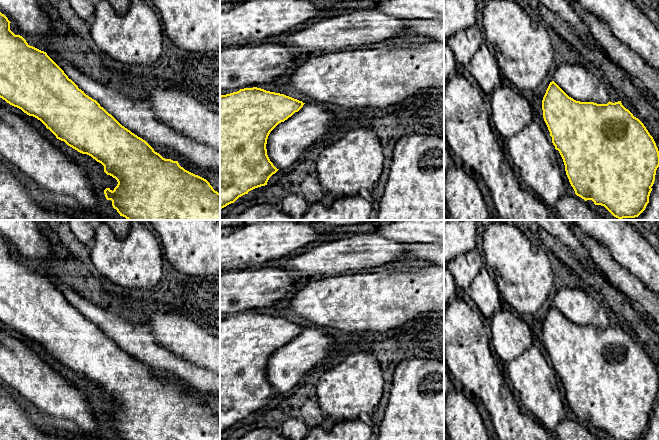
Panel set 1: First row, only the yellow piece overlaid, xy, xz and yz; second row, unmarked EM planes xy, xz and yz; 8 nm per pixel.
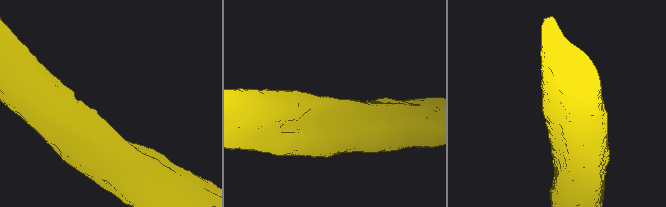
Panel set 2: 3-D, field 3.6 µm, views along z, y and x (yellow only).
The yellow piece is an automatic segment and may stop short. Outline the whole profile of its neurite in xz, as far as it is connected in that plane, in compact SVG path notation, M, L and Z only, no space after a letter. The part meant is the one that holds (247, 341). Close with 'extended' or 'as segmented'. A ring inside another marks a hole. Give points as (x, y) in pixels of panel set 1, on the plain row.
M257 311L244 312L220 320L220 433L234 427L249 415L267 409L269 402L279 394L267 379L268 360L279 347L298 336L304 328L302 325L284 318Z; as segmented

